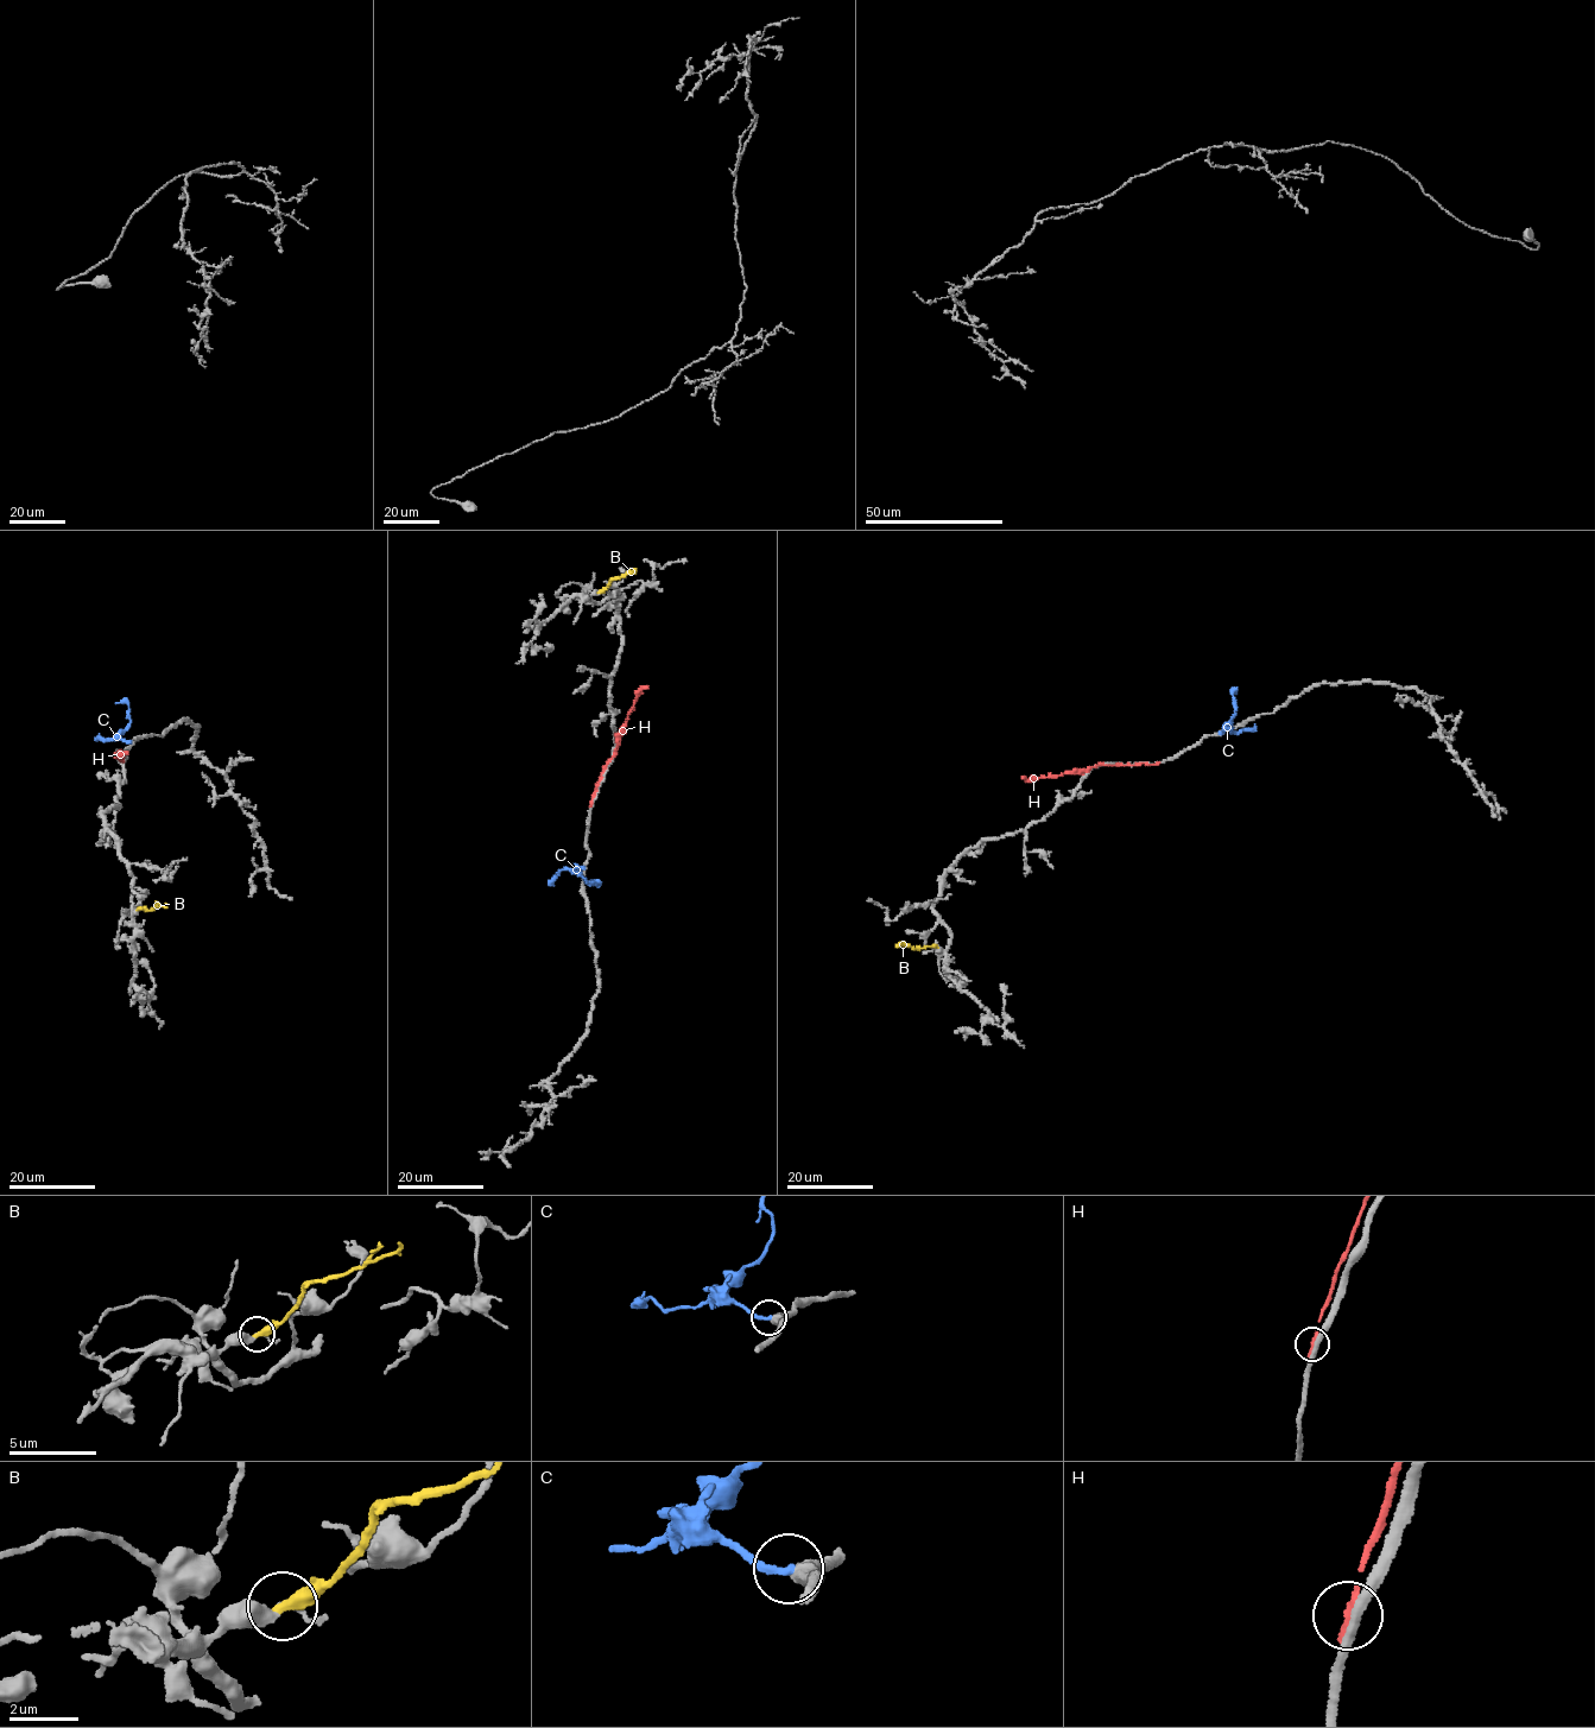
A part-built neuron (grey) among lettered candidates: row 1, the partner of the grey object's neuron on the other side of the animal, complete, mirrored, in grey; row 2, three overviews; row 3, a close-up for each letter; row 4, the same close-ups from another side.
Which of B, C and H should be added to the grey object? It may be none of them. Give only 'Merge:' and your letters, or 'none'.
Merge: none

